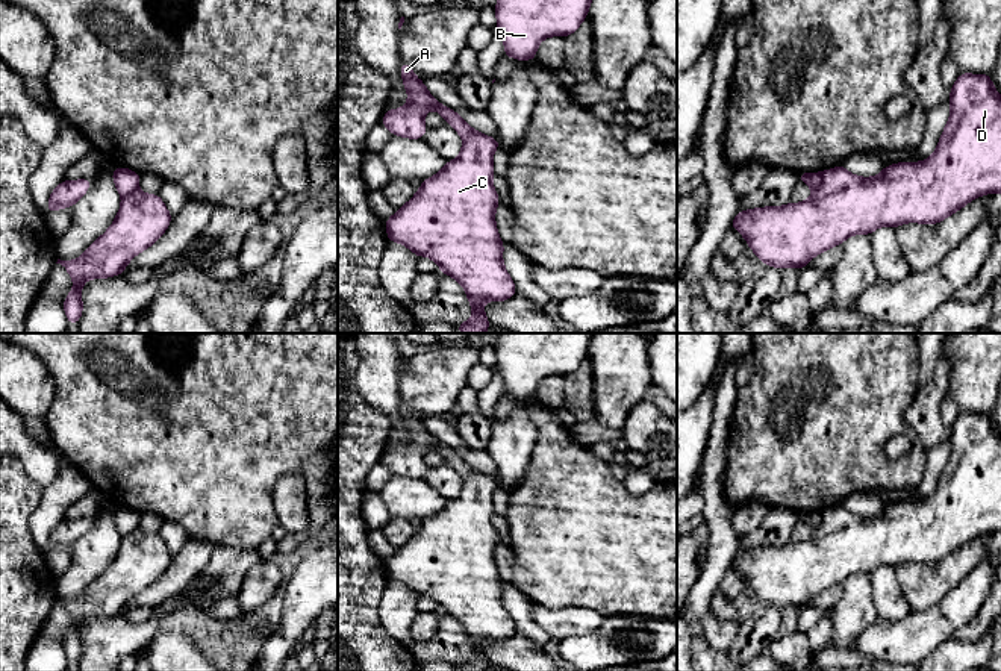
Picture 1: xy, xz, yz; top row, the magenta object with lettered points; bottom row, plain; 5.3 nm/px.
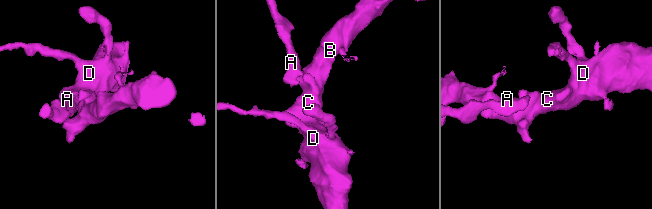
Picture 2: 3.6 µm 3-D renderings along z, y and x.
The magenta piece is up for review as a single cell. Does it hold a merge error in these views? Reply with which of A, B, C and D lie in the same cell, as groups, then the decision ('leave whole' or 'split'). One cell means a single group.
A / B C D | split

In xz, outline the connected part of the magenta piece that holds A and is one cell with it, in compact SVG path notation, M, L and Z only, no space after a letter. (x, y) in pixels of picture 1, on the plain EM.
M400 401L400 412L404 429L409 435L407 442L400 448L386 448L382 463L394 474L409 479L423 479L426 474L424 457L433 447L444 460L451 463L460 477L469 476L474 468L453 448L441 444L426 427L412 409L412 403Z

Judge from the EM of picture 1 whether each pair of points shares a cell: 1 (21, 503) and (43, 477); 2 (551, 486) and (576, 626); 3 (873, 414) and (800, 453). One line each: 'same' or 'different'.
1: different
2: different
3: same

